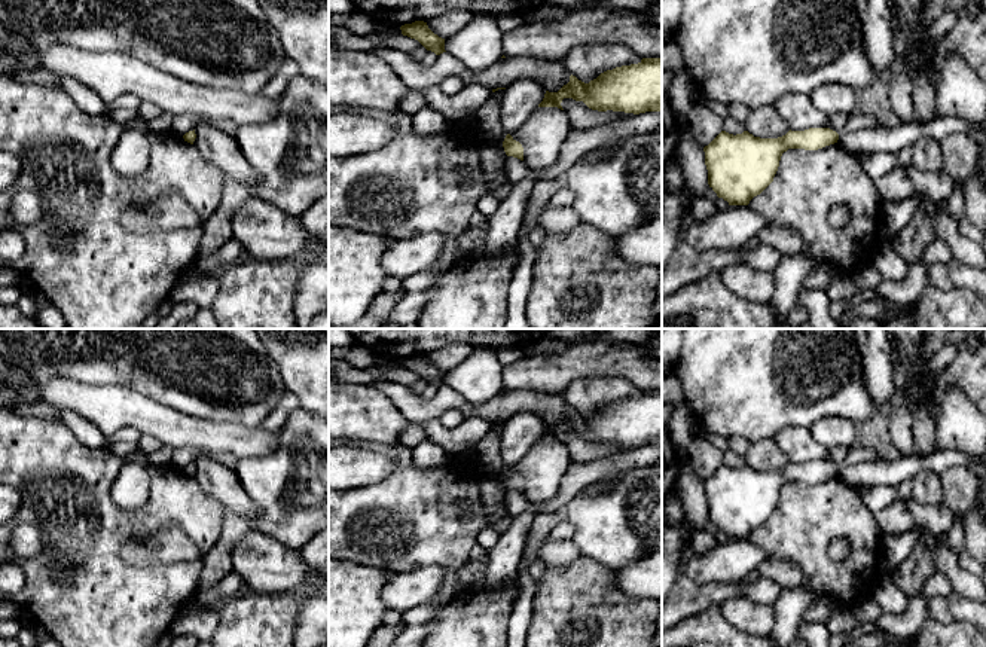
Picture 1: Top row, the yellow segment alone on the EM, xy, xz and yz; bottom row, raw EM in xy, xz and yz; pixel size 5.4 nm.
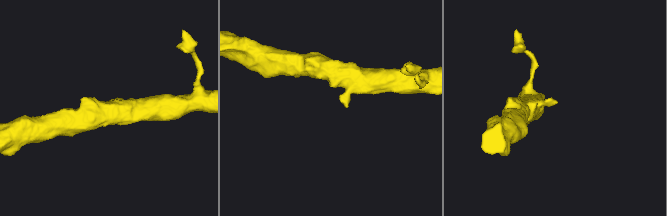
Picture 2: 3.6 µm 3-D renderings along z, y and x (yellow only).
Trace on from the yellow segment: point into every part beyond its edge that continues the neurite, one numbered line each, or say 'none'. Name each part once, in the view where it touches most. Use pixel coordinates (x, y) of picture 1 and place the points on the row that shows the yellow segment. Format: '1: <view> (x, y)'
none

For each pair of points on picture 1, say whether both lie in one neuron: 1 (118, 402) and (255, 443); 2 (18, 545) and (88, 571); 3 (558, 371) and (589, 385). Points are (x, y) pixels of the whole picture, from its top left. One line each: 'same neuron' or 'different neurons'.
1: same neuron
2: different neurons
3: different neurons

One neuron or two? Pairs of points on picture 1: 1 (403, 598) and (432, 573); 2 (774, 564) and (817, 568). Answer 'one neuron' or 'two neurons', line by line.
1: one neuron
2: two neurons

